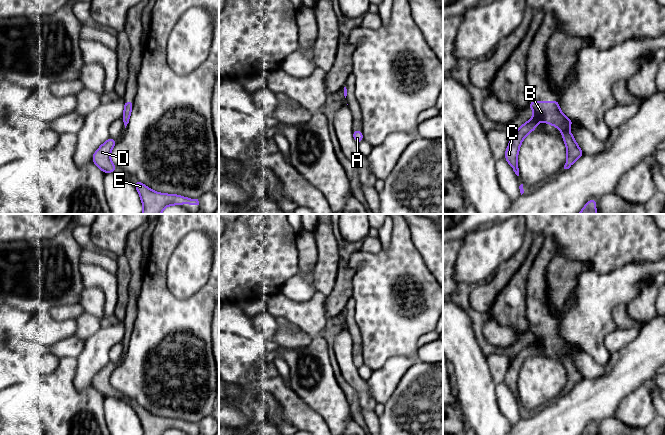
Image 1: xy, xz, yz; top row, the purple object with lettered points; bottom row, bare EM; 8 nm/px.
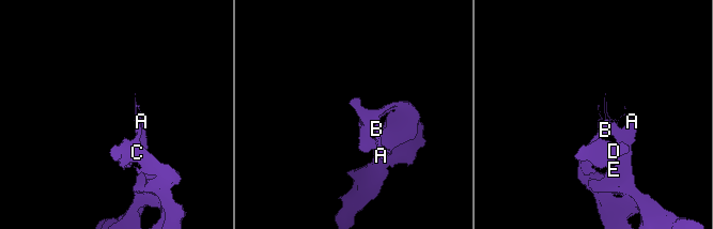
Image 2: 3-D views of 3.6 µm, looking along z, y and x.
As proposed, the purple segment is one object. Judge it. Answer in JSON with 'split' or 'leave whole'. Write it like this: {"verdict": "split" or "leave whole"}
{"verdict": "leave whole"}

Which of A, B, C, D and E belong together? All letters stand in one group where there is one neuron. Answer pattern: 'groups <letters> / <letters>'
groups A B C D E

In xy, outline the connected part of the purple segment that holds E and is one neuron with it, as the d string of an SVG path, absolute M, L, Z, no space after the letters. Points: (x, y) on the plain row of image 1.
M134 404L134 410L137 413L142 429L143 435L163 435L165 431L170 429L199 429L198 423L187 422L175 418L158 417L138 404Z

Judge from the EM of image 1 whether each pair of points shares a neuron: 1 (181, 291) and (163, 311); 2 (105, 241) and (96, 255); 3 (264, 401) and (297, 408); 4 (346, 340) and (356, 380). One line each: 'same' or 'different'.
1: different
2: different
3: different
4: same

